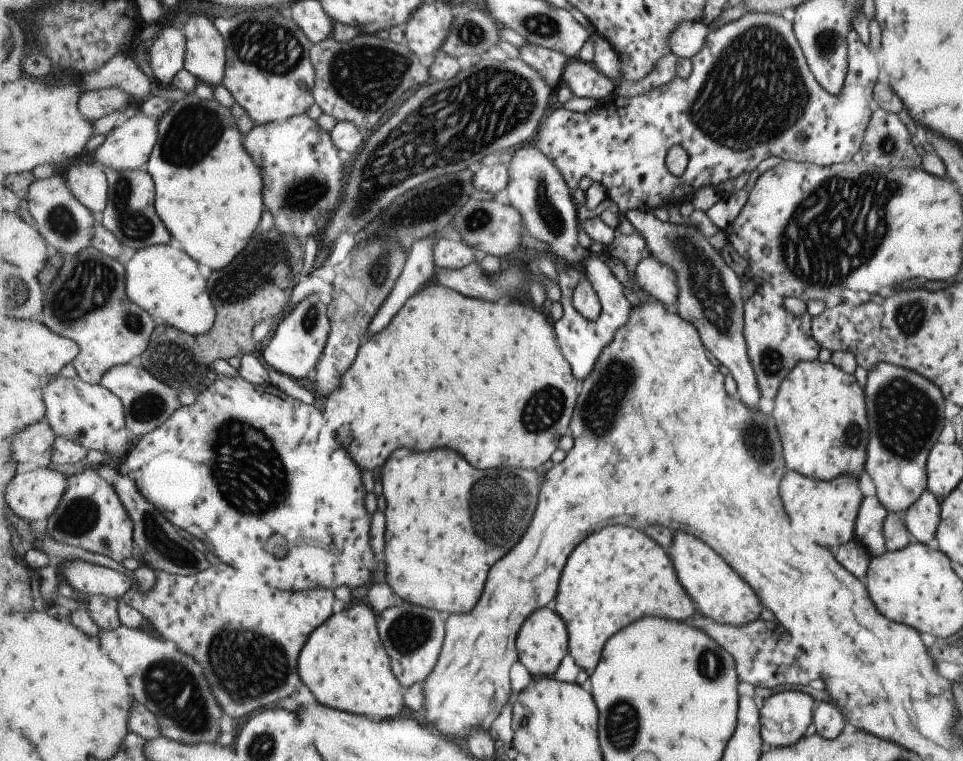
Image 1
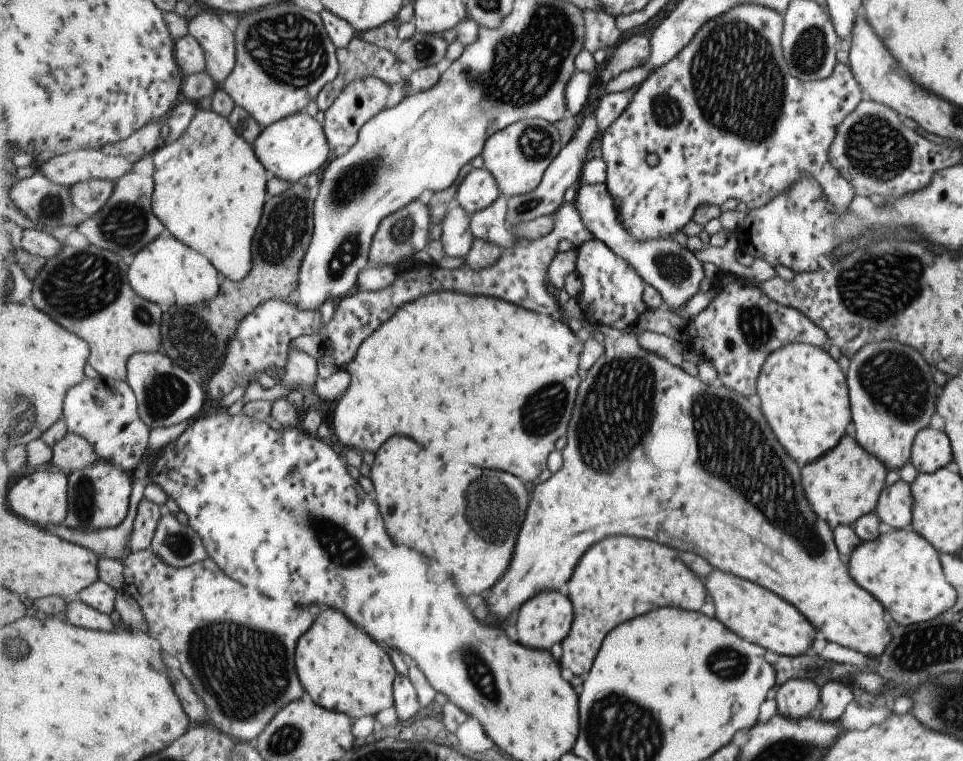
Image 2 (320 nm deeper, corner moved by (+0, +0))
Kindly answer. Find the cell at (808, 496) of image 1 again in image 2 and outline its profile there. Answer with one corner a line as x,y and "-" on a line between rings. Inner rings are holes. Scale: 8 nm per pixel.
843,435
831,450
822,454
813,463
803,466
803,488
807,488
807,500
811,500
811,508
819,512
819,518
823,518
831,530
838,524
851,527
856,518
873,512
880,490
885,485
886,470
886,466
880,460
856,443
854,436

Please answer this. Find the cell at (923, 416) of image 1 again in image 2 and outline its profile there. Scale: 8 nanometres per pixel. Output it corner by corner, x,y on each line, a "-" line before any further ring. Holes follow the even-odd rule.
897,341
867,342
852,354
845,378
850,404
850,422
855,426
856,443
880,460
887,469
900,470
905,461
908,461
915,433
929,426
936,398
941,392
940,387
933,381
929,364
914,348
901,346

